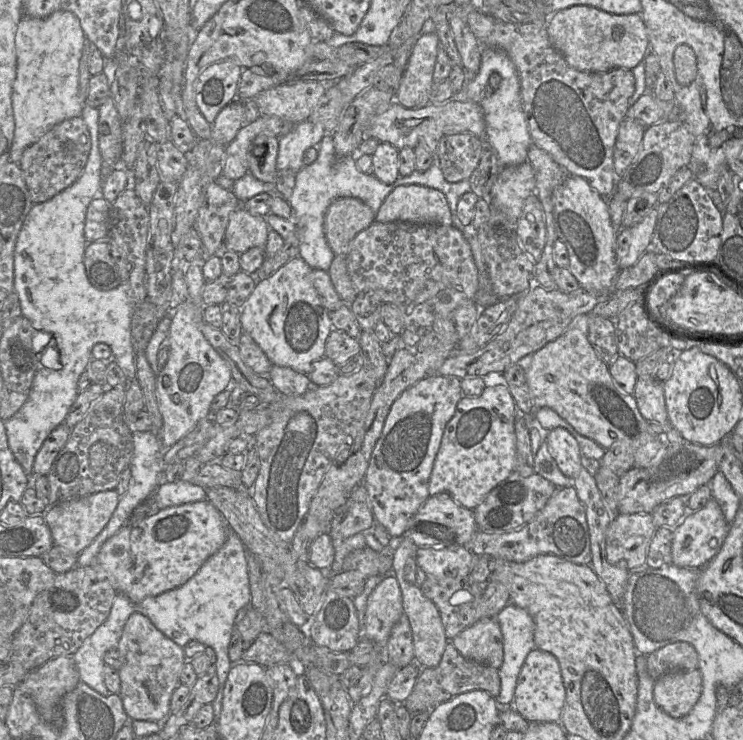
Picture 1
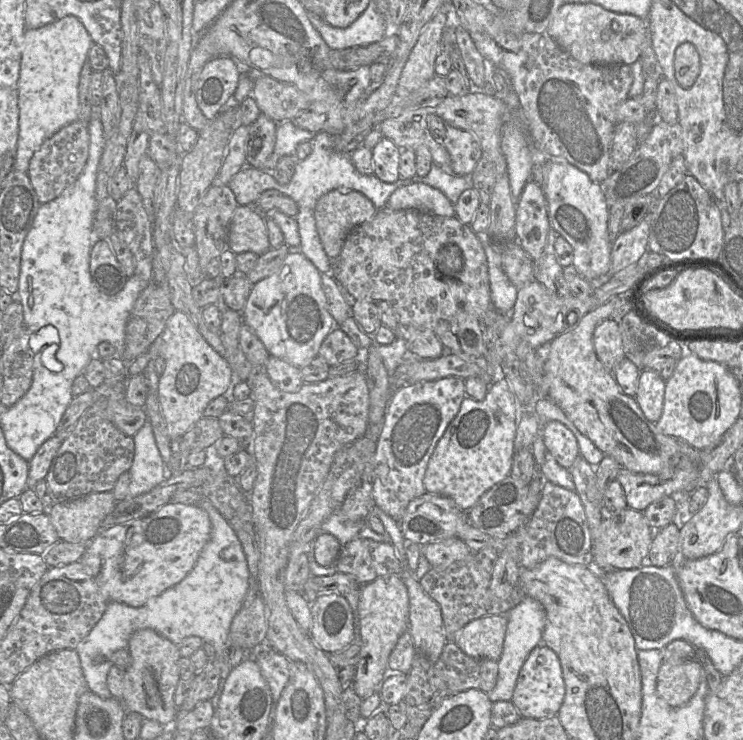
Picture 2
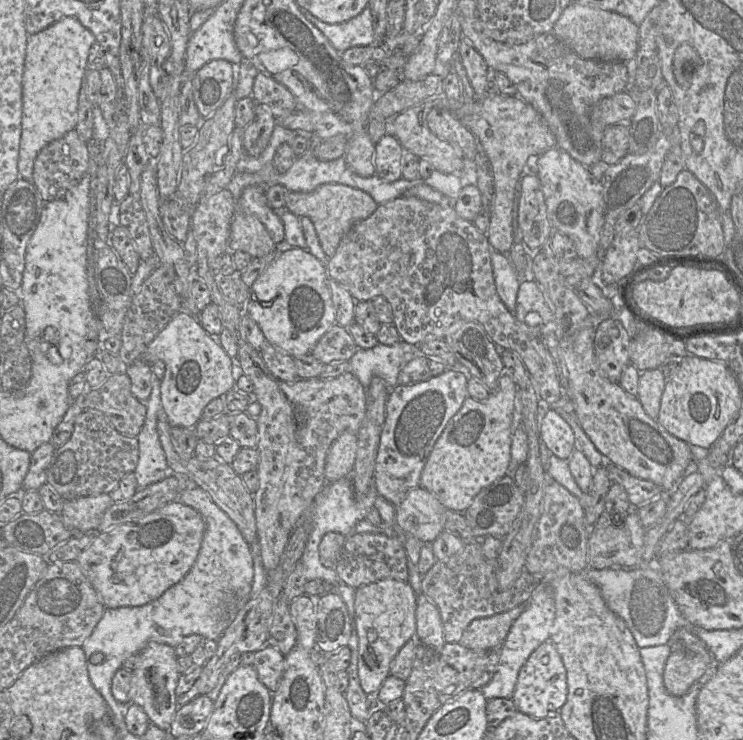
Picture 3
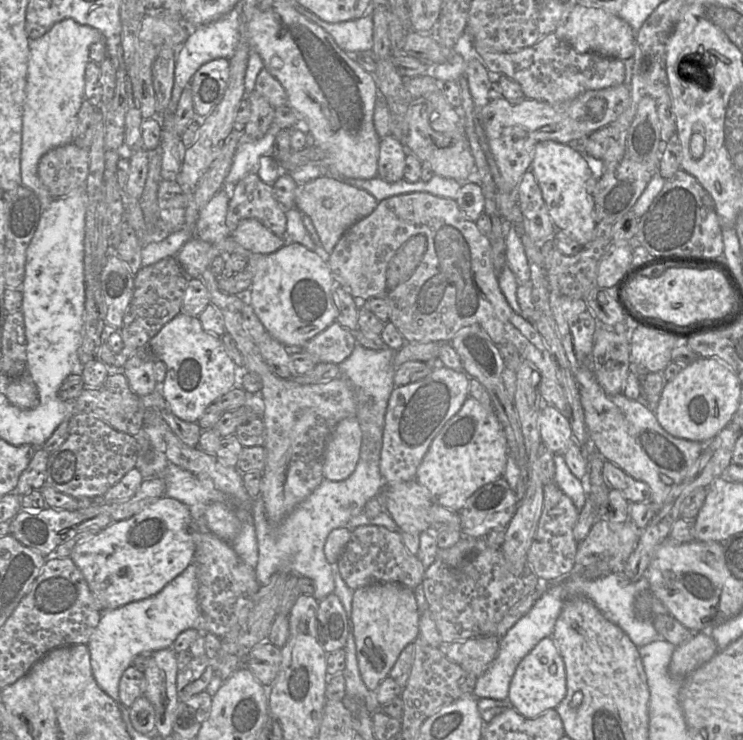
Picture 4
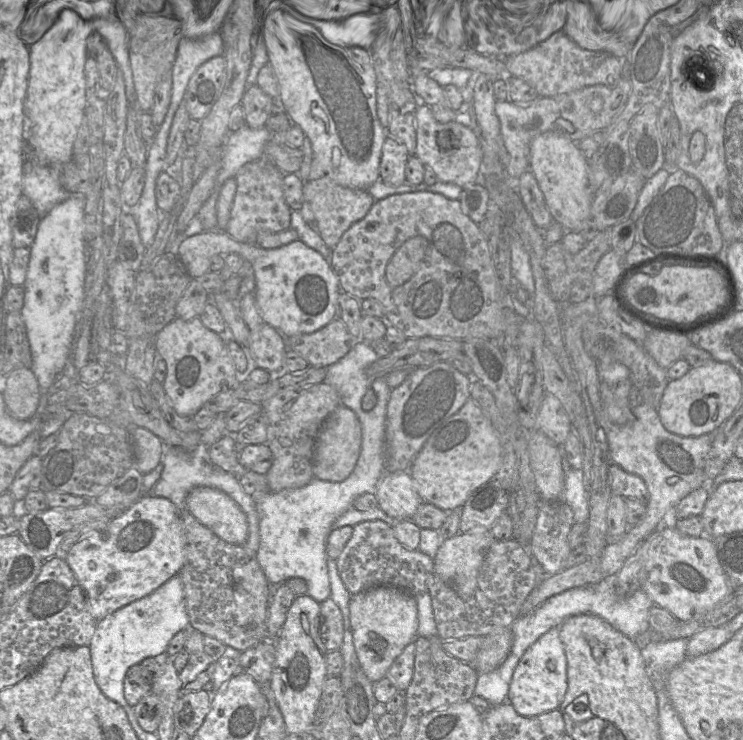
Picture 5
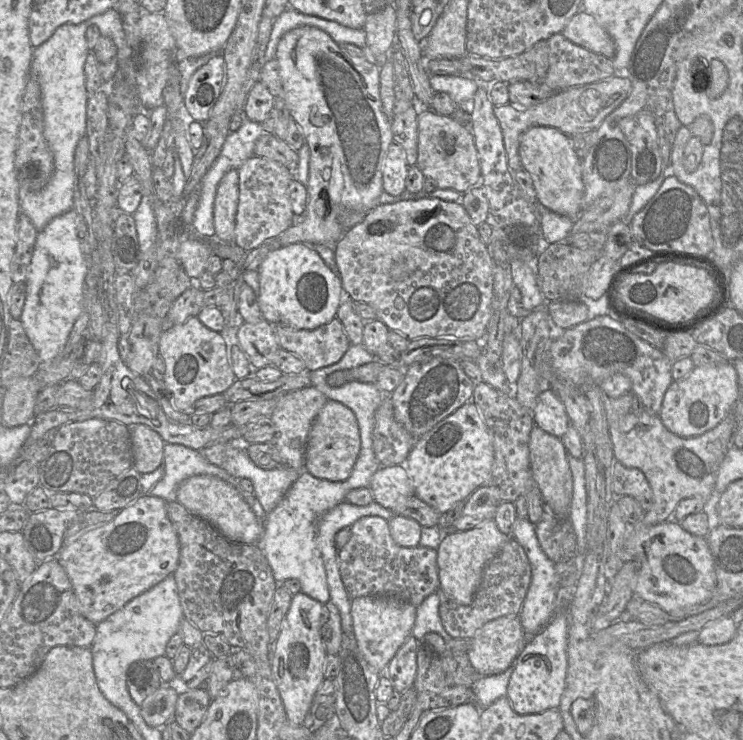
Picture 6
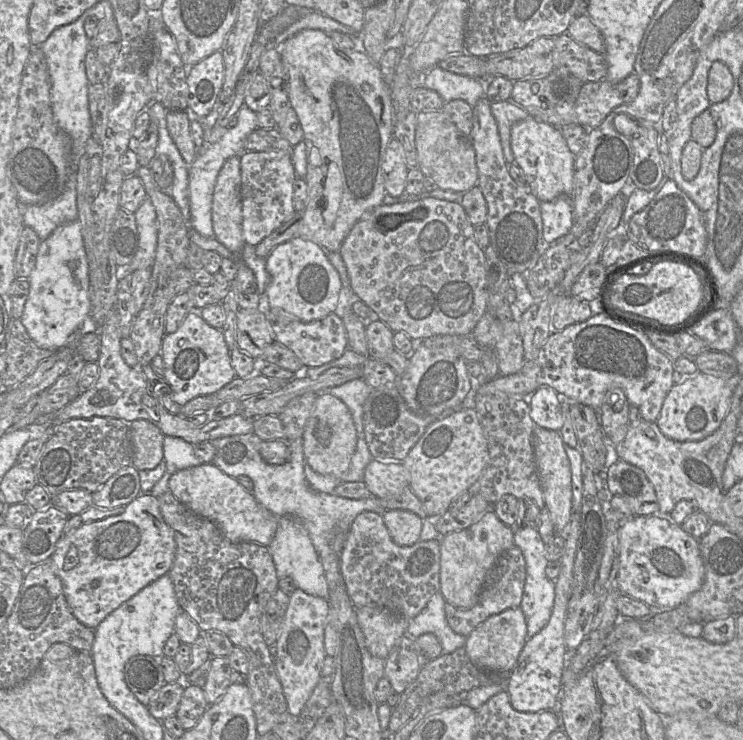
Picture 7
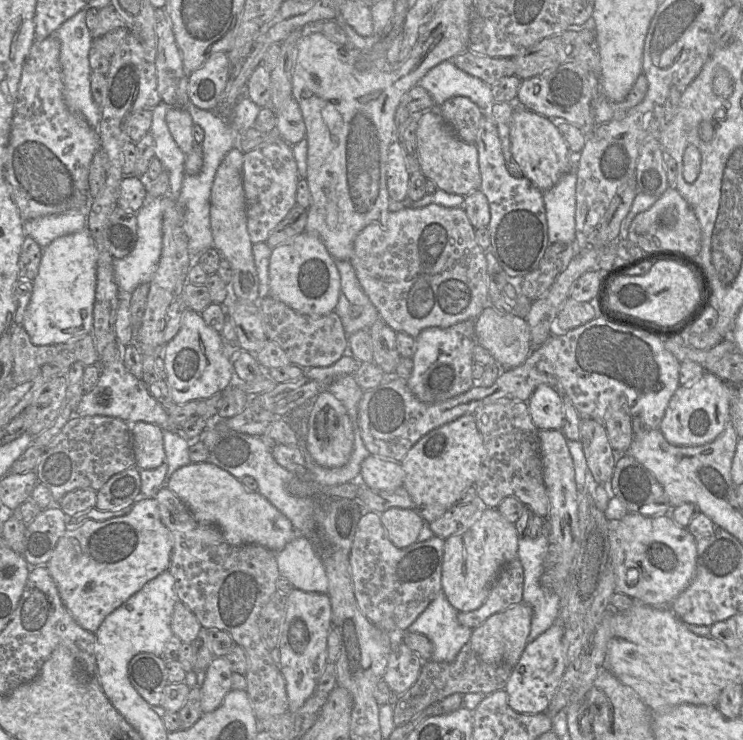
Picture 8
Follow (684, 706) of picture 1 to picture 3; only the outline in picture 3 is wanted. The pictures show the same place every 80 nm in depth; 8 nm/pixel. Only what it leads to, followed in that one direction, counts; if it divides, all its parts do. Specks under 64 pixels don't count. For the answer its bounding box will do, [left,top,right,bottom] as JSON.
[664,651,709,696]

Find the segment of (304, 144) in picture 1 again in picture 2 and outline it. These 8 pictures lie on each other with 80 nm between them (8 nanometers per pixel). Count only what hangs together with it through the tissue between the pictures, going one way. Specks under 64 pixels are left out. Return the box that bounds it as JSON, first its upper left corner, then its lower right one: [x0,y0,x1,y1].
[263,121,316,172]

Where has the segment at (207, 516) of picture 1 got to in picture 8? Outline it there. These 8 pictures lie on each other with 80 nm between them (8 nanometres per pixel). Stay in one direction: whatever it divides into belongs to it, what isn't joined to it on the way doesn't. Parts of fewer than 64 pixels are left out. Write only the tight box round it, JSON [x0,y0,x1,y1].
[46,496,172,633]

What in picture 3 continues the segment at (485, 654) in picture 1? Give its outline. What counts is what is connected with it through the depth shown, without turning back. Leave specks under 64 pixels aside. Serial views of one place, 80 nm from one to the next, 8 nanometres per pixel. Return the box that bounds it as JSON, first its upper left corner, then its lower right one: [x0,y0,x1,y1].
[459,604,526,652]

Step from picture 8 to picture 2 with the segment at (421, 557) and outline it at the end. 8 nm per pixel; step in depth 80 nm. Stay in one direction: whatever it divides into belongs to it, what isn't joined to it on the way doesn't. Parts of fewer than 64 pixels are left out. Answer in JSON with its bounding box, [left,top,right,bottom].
[336,537,401,585]

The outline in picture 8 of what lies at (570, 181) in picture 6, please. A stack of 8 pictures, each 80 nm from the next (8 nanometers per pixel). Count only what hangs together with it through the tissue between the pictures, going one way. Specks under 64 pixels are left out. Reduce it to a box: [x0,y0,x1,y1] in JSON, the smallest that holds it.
[510,104,571,192]

